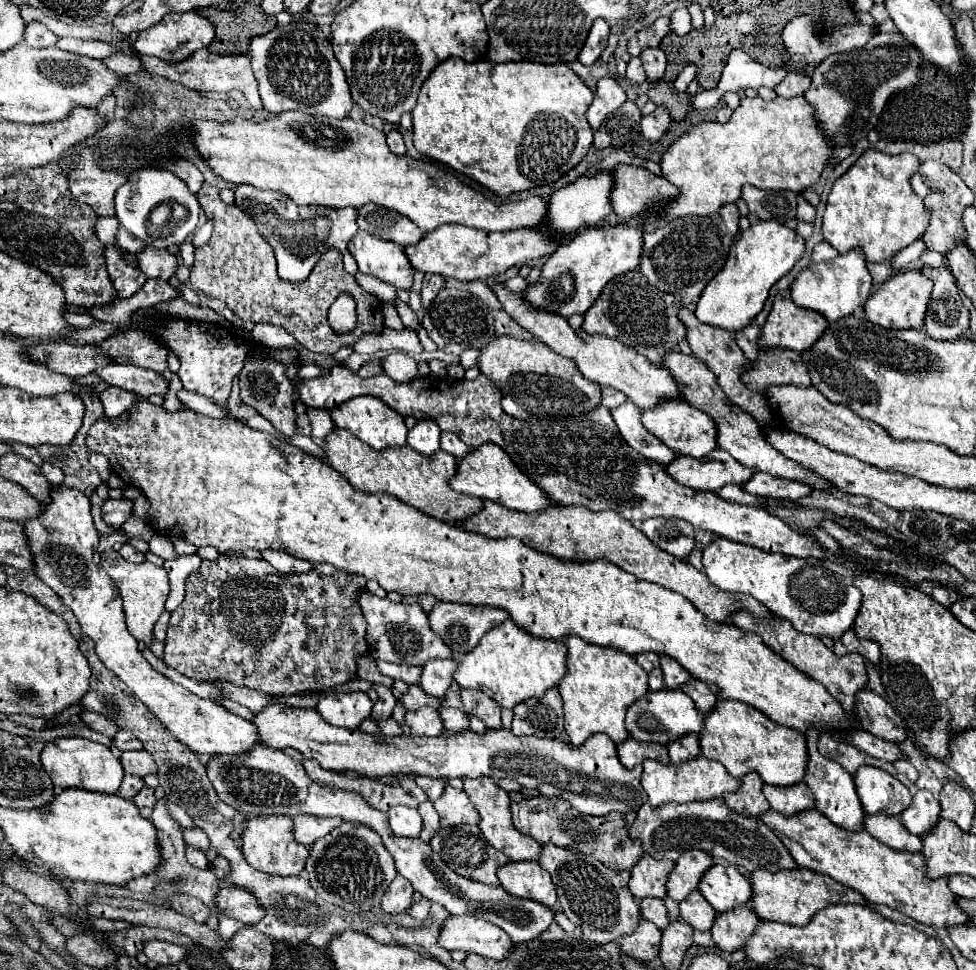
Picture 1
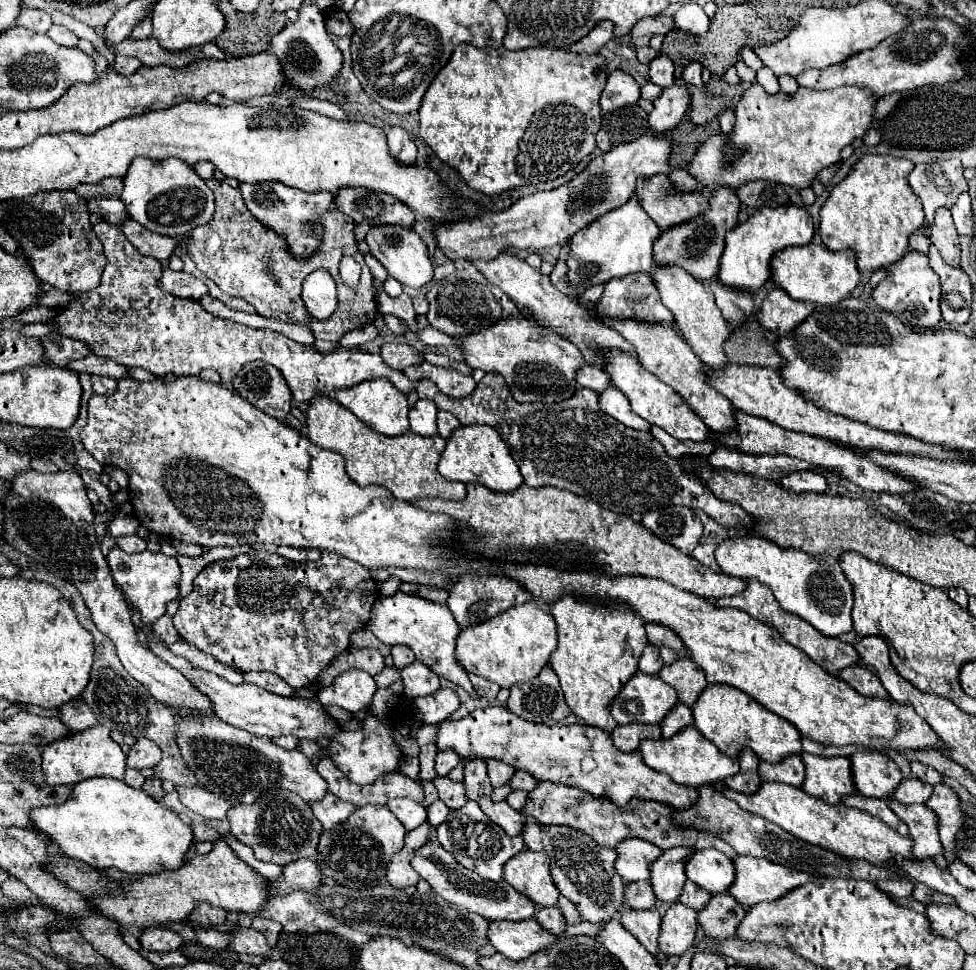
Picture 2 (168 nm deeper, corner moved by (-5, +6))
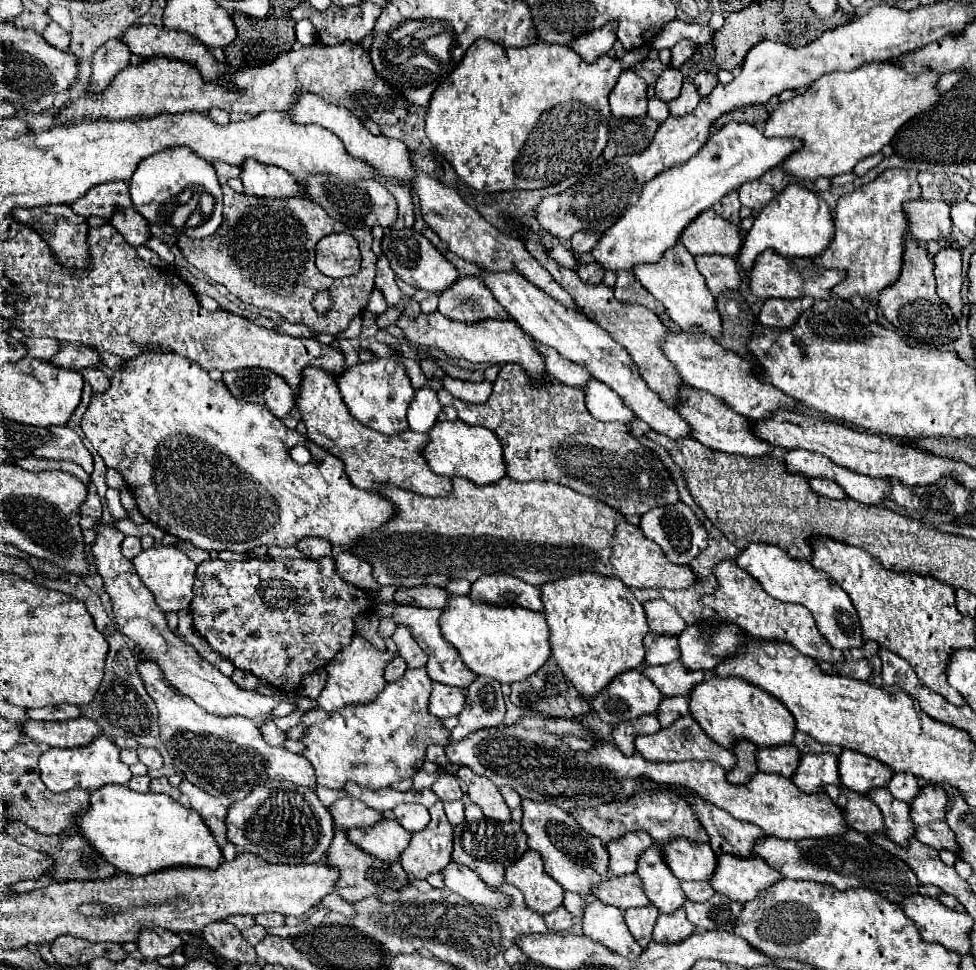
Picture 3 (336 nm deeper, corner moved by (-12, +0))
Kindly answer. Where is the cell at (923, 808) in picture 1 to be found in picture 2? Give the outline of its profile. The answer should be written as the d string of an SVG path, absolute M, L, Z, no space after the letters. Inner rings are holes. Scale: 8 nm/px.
M903 779L899 783L899 787L895 789L893 797L899 801L899 803L905 803L905 805L911 805L911 803L925 803L929 797L931 797L931 791L933 787L929 783L923 783L919 779Z

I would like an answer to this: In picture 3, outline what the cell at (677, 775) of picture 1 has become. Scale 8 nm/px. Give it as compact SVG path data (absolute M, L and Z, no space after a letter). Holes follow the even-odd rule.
M682 717L672 727L660 729L654 735L640 735L636 739L636 751L646 761L654 761L654 763L664 763L664 761L712 761L726 771L730 771L736 763L736 755L732 751L726 751L724 747L718 747L718 743L714 743L702 731L702 727L698 727L694 717Z

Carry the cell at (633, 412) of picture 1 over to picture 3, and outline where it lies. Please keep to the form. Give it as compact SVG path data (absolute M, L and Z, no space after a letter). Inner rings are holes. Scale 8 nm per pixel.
M590 379L586 385L586 407L598 421L618 421L630 425L638 419L616 391L596 379Z

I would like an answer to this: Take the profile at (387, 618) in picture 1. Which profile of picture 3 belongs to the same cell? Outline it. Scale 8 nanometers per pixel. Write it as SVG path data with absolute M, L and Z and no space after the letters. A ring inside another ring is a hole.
M382 603L380 609L378 609L378 615L380 617L390 617L398 627L408 627L410 629L414 641L428 655L426 671L428 671L432 681L466 689L476 679L476 675L462 663L462 659L460 659L458 651L452 647L452 643L442 637L440 623L438 623L438 619L442 617L440 609L424 609L424 607L416 607L416 605L404 605L404 603Z

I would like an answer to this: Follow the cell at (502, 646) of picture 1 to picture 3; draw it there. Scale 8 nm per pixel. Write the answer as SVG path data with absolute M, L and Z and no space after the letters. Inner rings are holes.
M450 597L448 607L444 609L444 617L440 621L442 635L458 649L462 661L476 673L484 677L492 677L498 683L516 683L530 677L534 671L542 667L552 655L550 647L550 627L546 623L544 613L534 613L530 609L518 607L494 607L482 601L470 601L470 597Z

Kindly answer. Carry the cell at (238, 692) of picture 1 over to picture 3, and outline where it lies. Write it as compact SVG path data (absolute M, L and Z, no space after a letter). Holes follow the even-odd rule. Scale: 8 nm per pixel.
M156 545L156 547L146 549L140 555L136 555L132 559L132 563L134 563L134 569L136 569L138 577L142 579L142 583L154 593L156 605L160 607L160 611L170 613L170 611L180 611L180 609L190 607L190 603L192 603L192 581L194 581L196 565L184 553L180 553L176 547Z

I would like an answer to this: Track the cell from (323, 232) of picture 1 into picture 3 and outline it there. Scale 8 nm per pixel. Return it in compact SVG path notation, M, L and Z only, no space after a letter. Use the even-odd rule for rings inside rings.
M246 163L240 179L244 181L244 193L266 199L290 199L306 197L306 189L280 167L264 167L262 163Z

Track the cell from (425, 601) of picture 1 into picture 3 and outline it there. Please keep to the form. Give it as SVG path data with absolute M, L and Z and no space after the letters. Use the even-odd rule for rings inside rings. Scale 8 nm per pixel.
M420 585L420 587L398 589L394 595L394 601L418 605L418 607L428 607L428 609L442 609L448 605L448 593L442 587Z

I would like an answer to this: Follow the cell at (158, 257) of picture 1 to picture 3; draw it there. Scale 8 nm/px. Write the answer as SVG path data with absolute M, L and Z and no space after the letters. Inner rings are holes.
M128 207L124 211L116 211L110 223L122 233L122 237L132 247L146 245L146 241L152 237L146 219L142 219L142 215L138 215L138 211L134 211L134 207Z

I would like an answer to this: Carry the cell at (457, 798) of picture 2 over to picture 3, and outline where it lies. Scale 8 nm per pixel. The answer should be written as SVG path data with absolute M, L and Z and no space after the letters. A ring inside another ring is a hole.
M440 775L440 779L432 785L432 791L446 803L446 801L458 801L464 797L458 779L454 775Z

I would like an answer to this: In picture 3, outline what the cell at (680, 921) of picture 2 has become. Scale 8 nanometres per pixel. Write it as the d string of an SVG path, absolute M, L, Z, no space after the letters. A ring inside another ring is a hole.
M676 909L670 915L660 915L656 929L654 929L654 939L658 943L682 943L694 933L694 925L686 919L684 909Z

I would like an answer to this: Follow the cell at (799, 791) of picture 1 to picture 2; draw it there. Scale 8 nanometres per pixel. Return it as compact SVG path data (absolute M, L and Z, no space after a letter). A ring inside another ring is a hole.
M799 755L785 757L779 765L767 765L765 761L759 763L759 777L763 781L781 781L793 787L801 787L805 779L805 765Z

